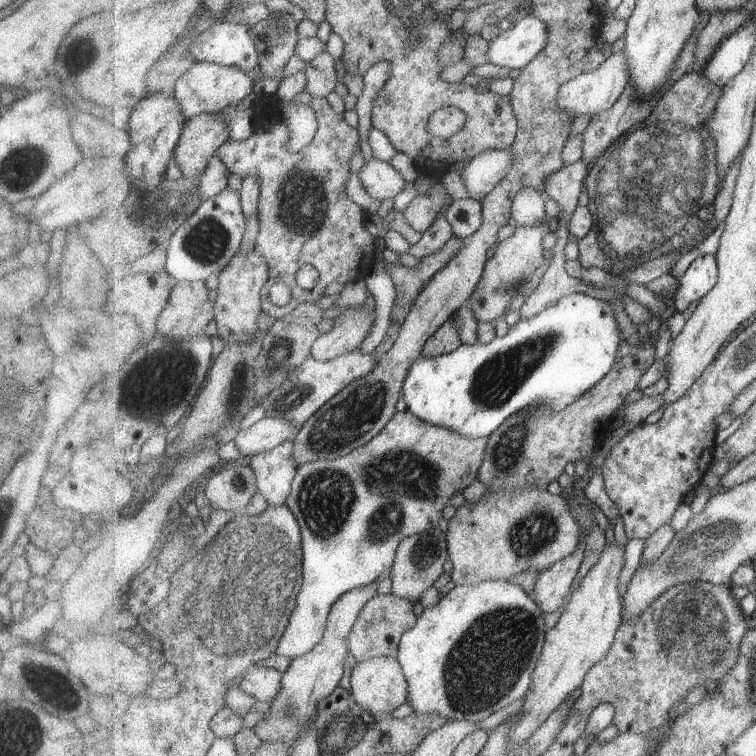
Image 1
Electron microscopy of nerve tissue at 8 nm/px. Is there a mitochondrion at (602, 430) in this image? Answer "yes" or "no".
no

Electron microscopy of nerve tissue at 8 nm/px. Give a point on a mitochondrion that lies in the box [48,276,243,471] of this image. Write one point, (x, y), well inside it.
(153, 389)

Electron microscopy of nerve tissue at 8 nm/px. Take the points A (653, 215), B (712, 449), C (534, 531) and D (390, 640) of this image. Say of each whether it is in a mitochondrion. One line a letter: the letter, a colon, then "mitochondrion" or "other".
A: mitochondrion
B: other
C: mitochondrion
D: other

